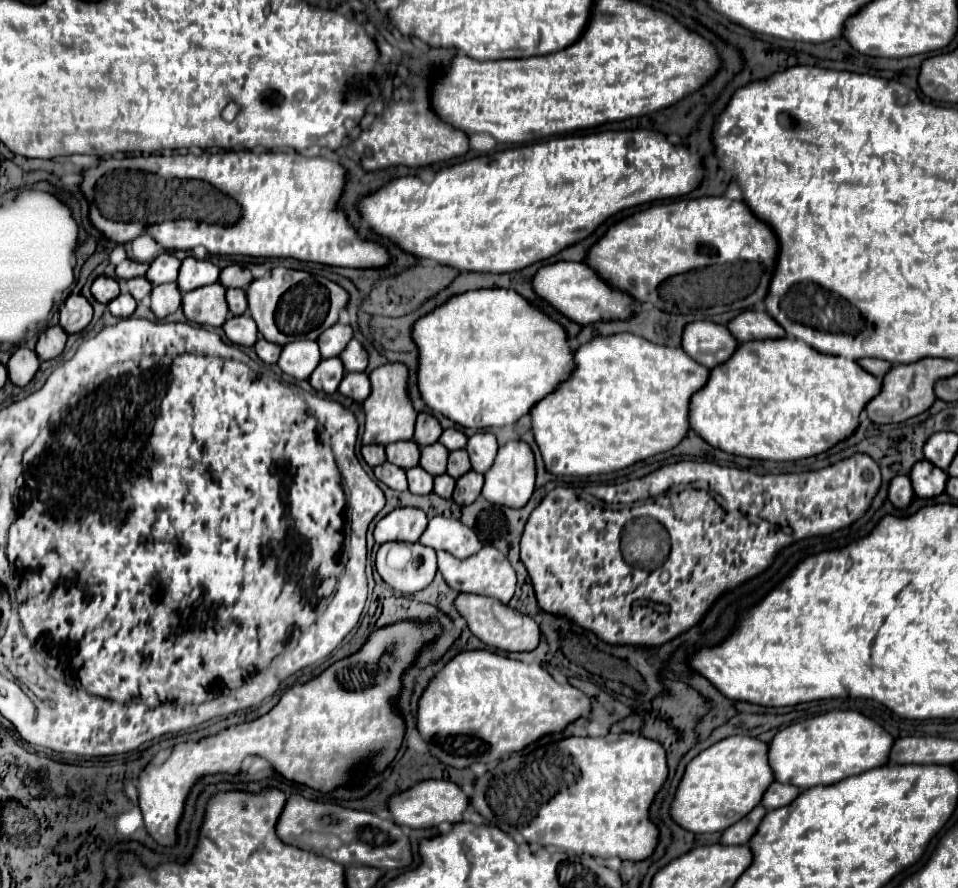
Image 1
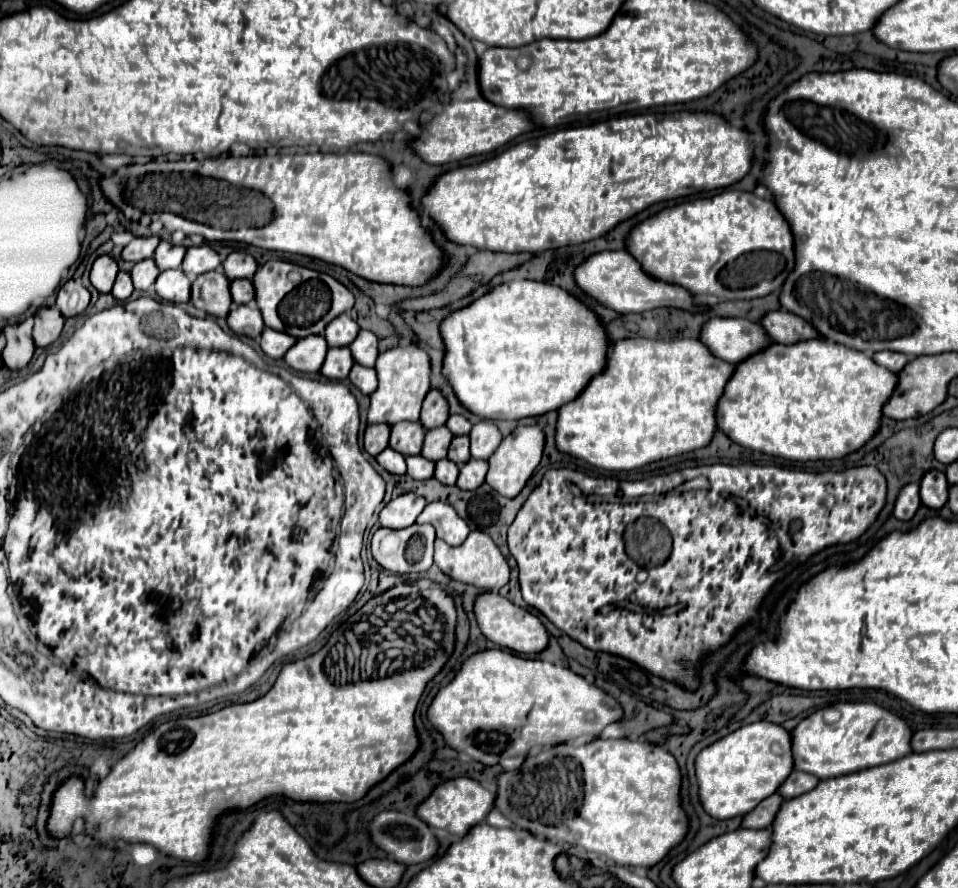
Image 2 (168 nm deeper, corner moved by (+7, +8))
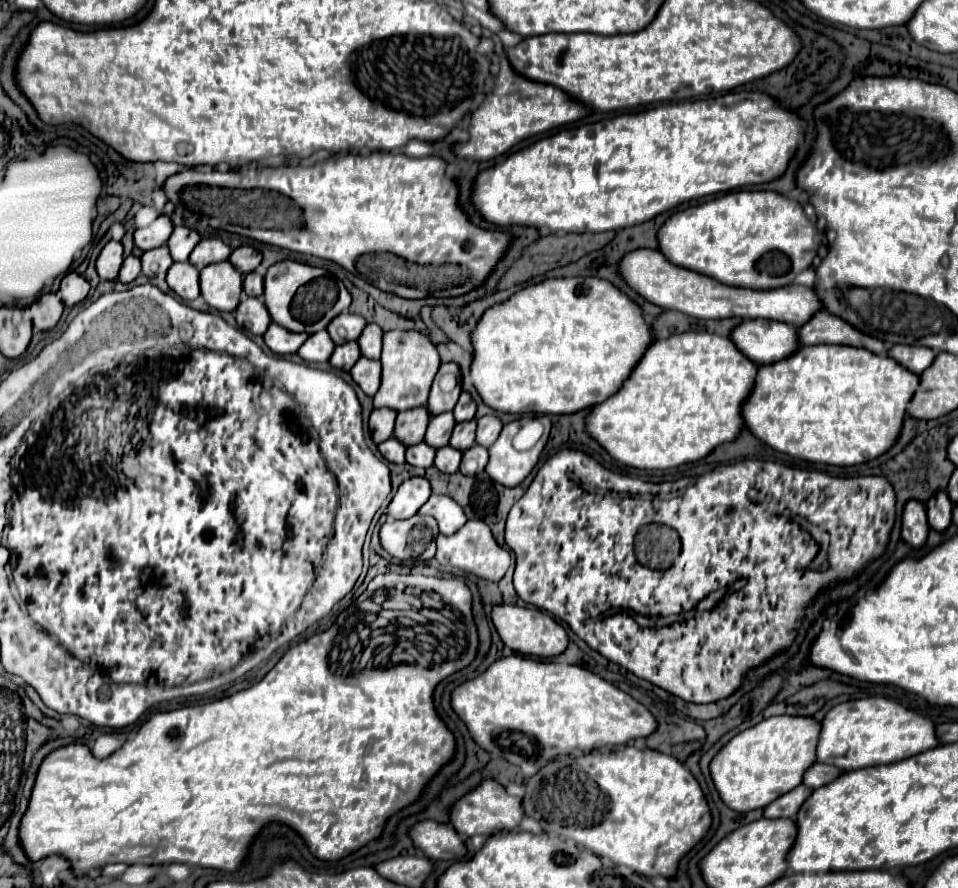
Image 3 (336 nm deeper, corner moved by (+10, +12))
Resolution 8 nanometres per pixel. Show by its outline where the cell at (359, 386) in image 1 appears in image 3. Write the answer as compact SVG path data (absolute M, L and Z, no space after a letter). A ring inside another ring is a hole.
M361 356L351 368L351 376L367 396L375 396L381 384L381 362Z

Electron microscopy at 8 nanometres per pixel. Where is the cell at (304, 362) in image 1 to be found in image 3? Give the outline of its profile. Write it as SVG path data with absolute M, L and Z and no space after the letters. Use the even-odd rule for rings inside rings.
M321 330L307 338L307 342L299 348L299 356L307 362L327 362L335 350L333 340L329 338L327 330Z

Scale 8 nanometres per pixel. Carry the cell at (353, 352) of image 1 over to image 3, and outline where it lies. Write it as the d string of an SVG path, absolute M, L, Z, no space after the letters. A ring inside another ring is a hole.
M367 324L357 342L359 342L359 346L361 346L361 354L363 354L363 356L377 360L377 358L381 356L383 330L381 330L377 324Z

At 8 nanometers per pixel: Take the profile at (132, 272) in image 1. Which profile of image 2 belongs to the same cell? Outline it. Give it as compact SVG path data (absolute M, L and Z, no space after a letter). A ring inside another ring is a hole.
M150 236L150 238L134 238L124 250L122 250L122 260L124 262L140 262L140 260L146 260L146 258L152 258L156 246L160 244L160 238L156 236Z

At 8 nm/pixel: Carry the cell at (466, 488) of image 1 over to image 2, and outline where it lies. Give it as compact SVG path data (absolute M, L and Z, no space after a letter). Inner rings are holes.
M468 460L462 468L460 468L460 476L456 486L460 486L460 490L476 490L486 476L488 470L488 462L486 460Z

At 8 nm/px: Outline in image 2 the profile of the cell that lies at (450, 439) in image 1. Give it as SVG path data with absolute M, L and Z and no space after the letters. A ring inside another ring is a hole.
M450 416L450 418L446 420L446 426L448 426L448 430L450 430L454 436L464 436L464 434L468 434L470 428L472 428L472 424L470 424L464 416Z

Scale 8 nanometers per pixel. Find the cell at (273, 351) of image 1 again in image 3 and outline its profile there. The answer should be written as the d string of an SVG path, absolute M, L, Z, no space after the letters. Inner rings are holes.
M271 322L269 330L265 332L265 344L275 352L275 354L295 354L303 342L307 340L307 334L293 334L291 330L285 330L283 326L277 326L277 322Z

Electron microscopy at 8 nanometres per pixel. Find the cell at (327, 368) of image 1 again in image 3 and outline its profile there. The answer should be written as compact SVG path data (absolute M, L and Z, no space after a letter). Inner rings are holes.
M347 342L347 344L341 344L341 346L335 348L335 352L333 352L329 362L331 362L331 366L335 366L339 370L349 372L359 358L361 358L359 344L357 342Z

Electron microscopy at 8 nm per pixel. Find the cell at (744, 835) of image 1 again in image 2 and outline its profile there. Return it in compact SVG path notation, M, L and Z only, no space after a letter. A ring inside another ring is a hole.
M772 794L770 798L766 798L764 802L760 802L748 816L742 818L740 828L754 828L754 830L768 828L772 824L770 820L774 818L774 814L778 812L778 808L780 808L782 802L784 802L782 796L778 798L778 794Z

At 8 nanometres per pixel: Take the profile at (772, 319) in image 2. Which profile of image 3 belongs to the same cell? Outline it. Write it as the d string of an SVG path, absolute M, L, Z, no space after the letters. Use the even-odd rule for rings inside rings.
M817 312L805 326L799 330L799 340L803 346L815 346L815 344L845 344L845 346L857 346L865 348L875 354L887 354L887 346L867 334L861 334L859 330L853 330L849 322L841 322L835 314Z

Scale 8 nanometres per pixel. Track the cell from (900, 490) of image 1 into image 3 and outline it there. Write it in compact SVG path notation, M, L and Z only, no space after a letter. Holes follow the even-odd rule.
M907 502L903 512L901 536L915 550L925 546L929 536L929 524L927 524L927 514L921 502Z

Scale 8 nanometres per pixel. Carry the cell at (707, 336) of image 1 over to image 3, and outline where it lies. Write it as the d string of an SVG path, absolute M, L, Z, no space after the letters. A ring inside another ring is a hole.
M747 320L733 330L731 340L757 366L777 362L799 346L797 328L775 320Z

